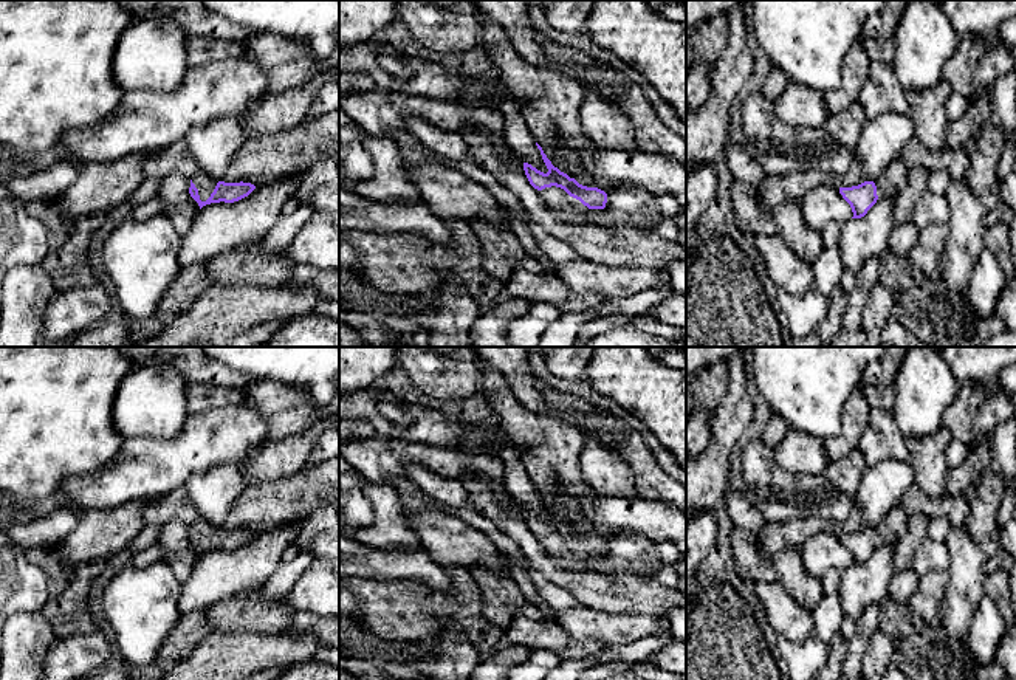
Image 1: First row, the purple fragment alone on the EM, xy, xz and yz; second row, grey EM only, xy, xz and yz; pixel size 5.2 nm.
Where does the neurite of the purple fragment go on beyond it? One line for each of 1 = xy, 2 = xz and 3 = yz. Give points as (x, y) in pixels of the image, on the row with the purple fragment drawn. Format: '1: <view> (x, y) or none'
1: xy (205, 183)
2: xz (566, 206)
3: yz (894, 177)

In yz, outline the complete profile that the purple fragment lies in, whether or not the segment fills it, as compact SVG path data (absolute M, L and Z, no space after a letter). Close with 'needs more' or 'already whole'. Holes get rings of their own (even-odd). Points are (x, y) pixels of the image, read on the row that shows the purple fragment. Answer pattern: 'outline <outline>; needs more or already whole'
outline M894 160L875 181L864 181L852 187L839 187L839 194L850 204L853 217L861 218L877 203L878 198L894 197L904 187L909 167Z; needs more

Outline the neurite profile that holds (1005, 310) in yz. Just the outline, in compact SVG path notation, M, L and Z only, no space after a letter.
M1016 277L1007 280L997 301L994 316L997 316L1007 330L1016 330Z

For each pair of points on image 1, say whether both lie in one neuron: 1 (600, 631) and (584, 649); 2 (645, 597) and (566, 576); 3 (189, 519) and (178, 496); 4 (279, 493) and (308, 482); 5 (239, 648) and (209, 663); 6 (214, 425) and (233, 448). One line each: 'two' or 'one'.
1: two
2: one
3: one
4: one
5: one
6: one

